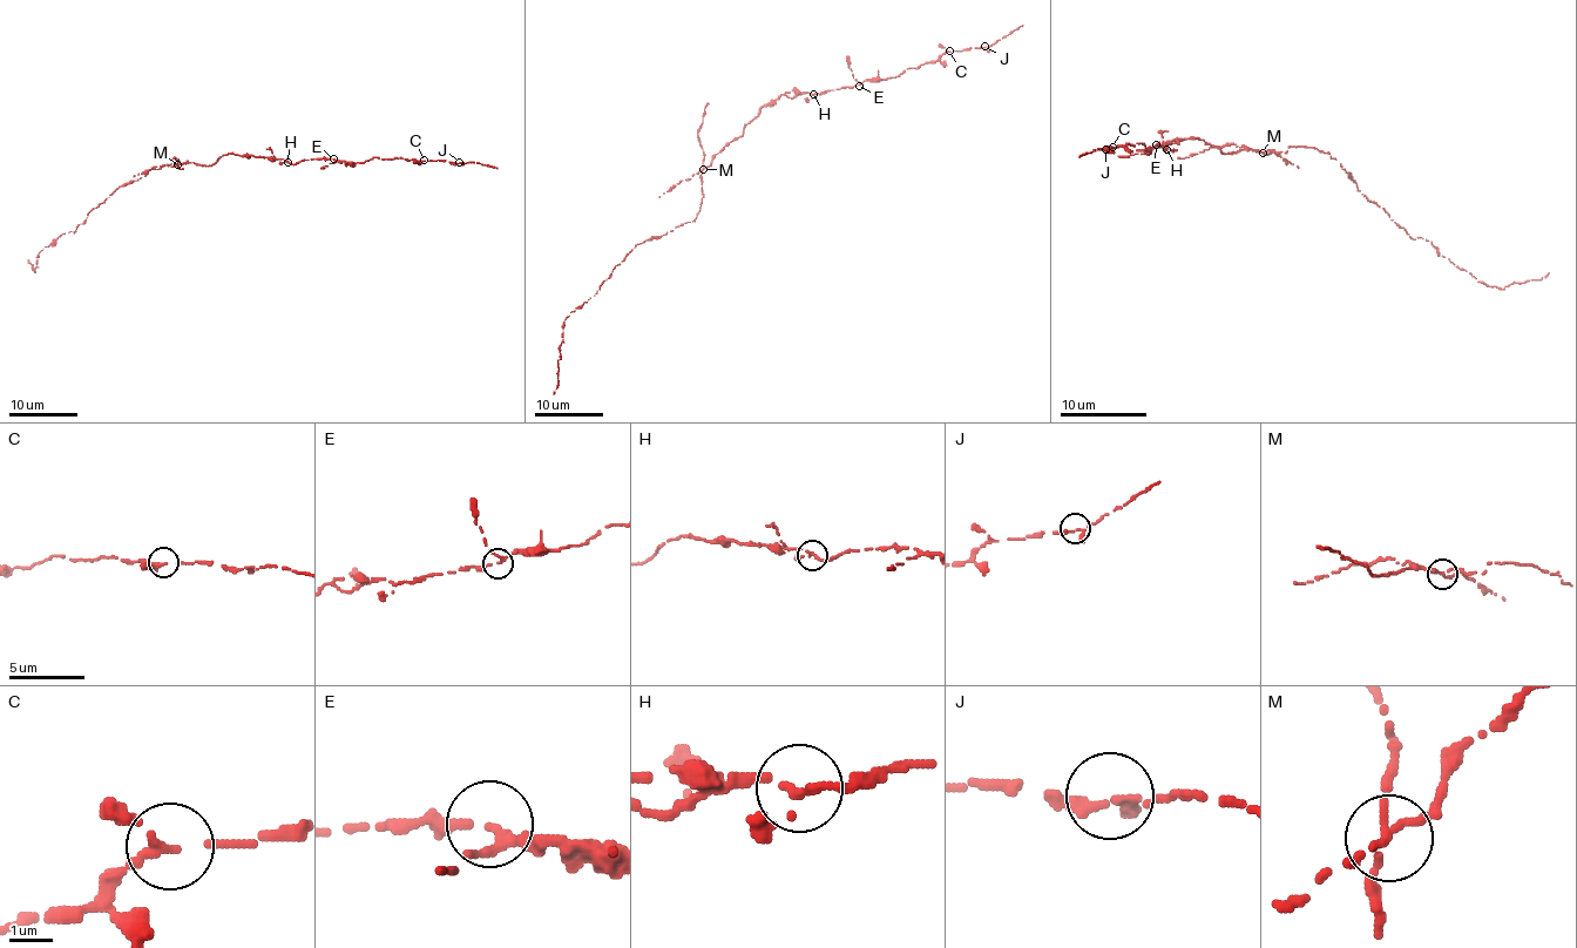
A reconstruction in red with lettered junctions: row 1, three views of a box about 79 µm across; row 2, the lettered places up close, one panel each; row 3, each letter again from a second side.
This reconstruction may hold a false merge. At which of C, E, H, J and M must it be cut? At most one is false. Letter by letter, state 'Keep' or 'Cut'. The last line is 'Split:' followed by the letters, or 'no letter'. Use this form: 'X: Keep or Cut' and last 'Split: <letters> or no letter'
C: Keep
E: Keep
H: Keep
J: Keep
M: Cut
Split: M

